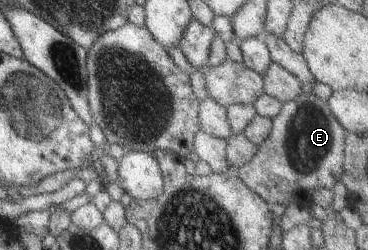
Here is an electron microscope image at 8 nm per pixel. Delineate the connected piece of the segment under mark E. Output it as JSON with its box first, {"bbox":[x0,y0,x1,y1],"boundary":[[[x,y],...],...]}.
{"bbox":[237,93,347,207],"boundary":[[[300,93],[296,98],[282,103],[280,112],[271,120],[268,136],[257,145],[252,158],[237,168],[237,177],[264,202],[279,202],[285,207],[300,205],[310,207],[311,194],[315,189],[331,189],[342,174],[343,140],[347,132],[334,120],[324,99],[314,93]]]}

